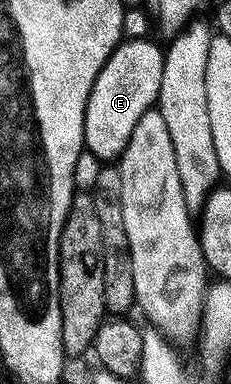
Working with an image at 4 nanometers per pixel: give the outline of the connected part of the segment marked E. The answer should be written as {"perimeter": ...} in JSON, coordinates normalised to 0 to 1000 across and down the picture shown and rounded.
{"perimeter":[[[545,102],[468,154],[450,185],[398,227],[372,292],[372,388],[442,424],[494,424],[528,406],[571,362],[571,341],[606,331],[606,310],[688,271],[697,206],[710,201],[719,141],[667,102]]]}

